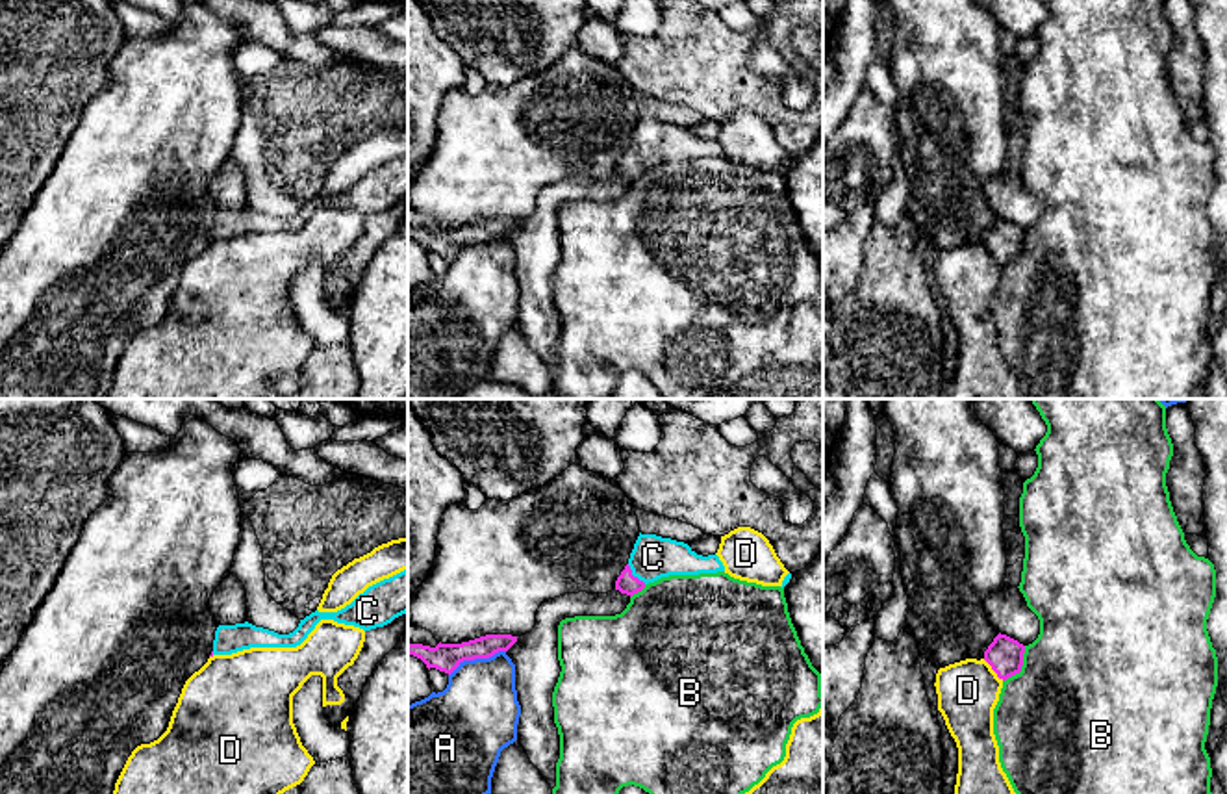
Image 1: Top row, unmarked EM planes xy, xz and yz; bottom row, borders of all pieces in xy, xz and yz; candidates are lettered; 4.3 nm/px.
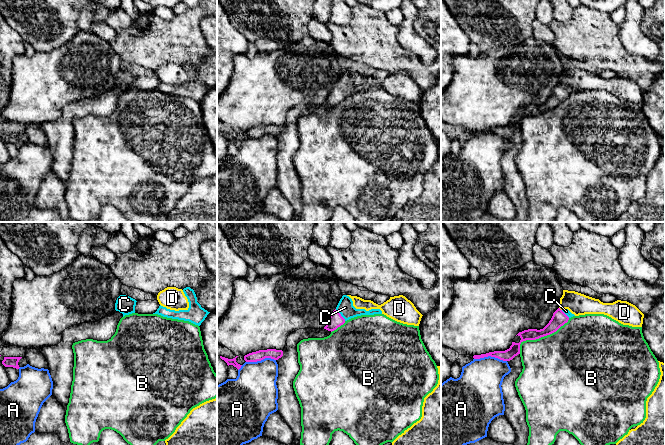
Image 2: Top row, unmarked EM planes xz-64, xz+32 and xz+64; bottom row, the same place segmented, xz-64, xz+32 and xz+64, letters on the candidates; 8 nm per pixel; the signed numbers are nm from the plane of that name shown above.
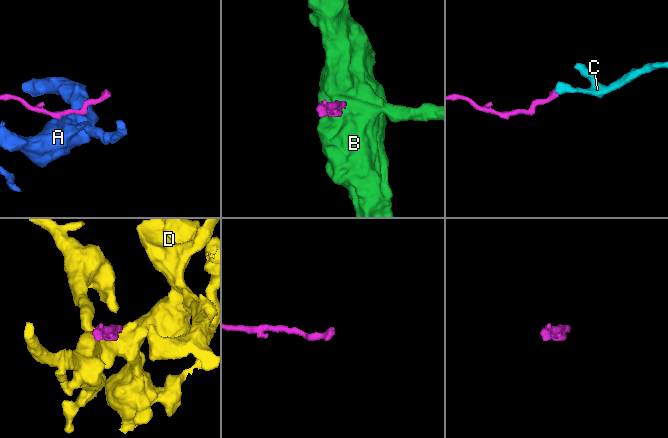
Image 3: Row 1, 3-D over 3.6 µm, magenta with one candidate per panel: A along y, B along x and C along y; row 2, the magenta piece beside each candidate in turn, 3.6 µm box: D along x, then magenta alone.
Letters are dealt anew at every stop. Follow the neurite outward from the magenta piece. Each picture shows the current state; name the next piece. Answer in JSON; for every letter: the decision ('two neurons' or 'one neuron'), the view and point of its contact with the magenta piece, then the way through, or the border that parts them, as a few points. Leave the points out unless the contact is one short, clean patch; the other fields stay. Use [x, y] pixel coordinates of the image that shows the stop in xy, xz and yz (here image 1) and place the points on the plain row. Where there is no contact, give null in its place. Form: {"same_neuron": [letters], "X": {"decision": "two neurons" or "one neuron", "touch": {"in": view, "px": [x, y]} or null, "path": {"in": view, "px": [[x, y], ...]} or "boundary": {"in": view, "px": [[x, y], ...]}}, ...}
{"same_neuron": ["C"], "A": {"decision": "two neurons", "touch": {"in": "xz", "px": [477, 242]}, "boundary": {"in": "xz", "px": [[505, 234], [488, 242], [466, 243], [449, 260]]}}, "B": {"decision": "two neurons", "touch": {"in": "yz", "px": [1022, 249]}}, "C": {"decision": "one neuron", "touch": {"in": "xz", "px": [632, 160]}, "path": {"in": "xz", "px": [[627, 167], [632, 160], [653, 141]]}}, "D": {"decision": "two neurons", "touch": {"in": "yz", "px": [992, 253]}, "boundary": {"in": "yz", "px": [[983, 243], [1003, 264]]}}}

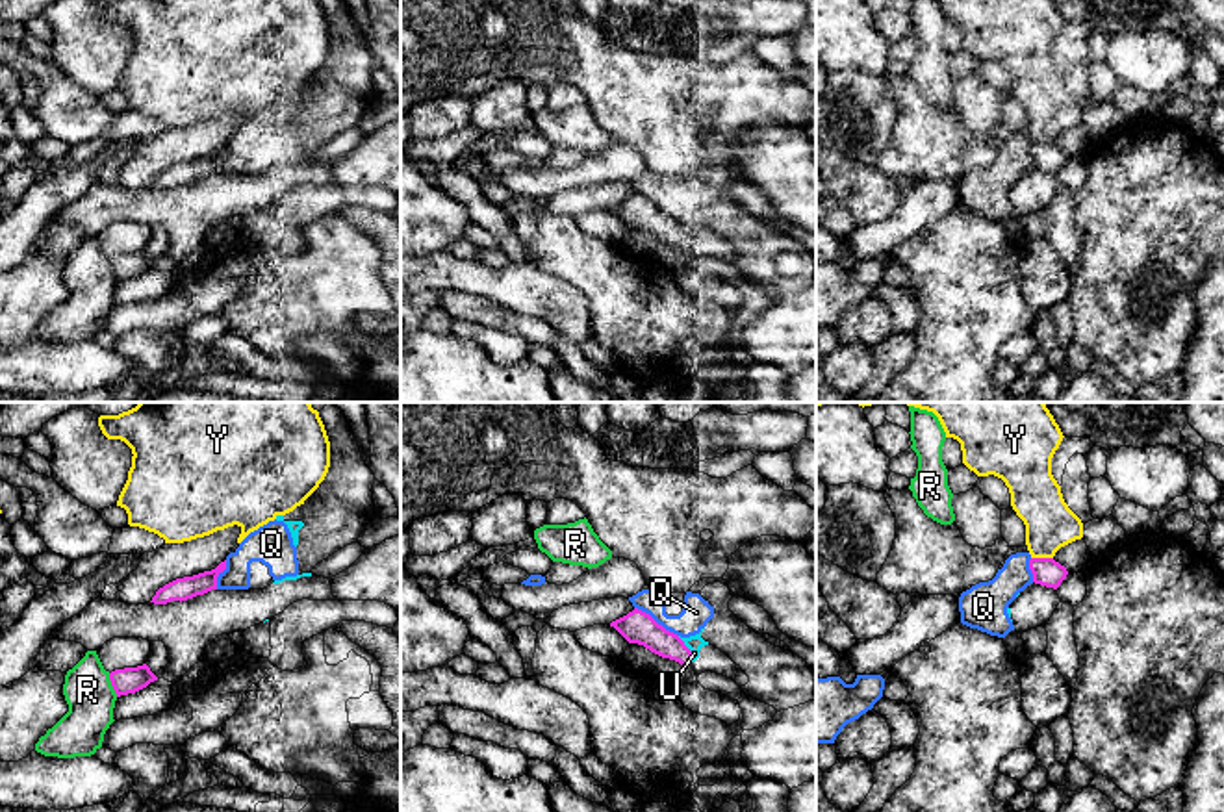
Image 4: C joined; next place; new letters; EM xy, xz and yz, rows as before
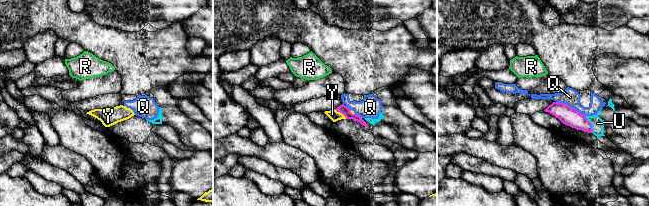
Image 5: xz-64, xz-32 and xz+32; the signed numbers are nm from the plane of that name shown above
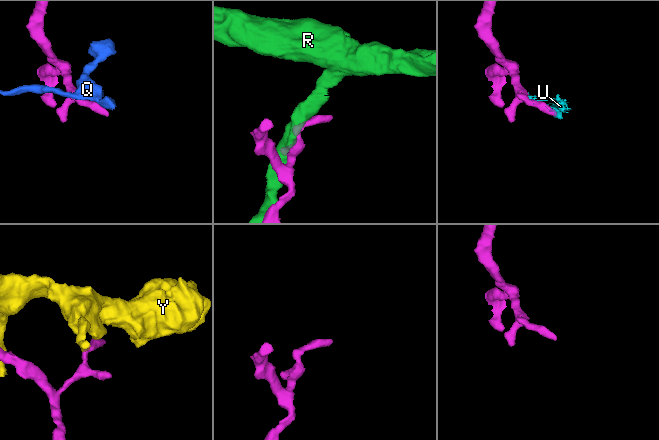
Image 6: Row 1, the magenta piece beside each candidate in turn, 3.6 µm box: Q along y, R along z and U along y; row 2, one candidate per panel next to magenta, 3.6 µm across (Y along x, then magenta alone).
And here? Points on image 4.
{"same_neuron": ["Y"], "Q": {"decision": "two neurons", "touch": {"in": "xz", "px": [655, 206]}}, "R": {"decision": "two neurons", "touch": {"in": "xy", "px": [112, 269]}}, "U": {"decision": "two neurons", "touch": {"in": "xz", "px": [688, 234]}}, "Y": {"decision": "one neuron", "touch": {"in": "yz", "px": [1043, 143]}, "path": {"in": "yz", "px": [[1046, 156], [1043, 143], [1043, 123], [1050, 108]]}}}

